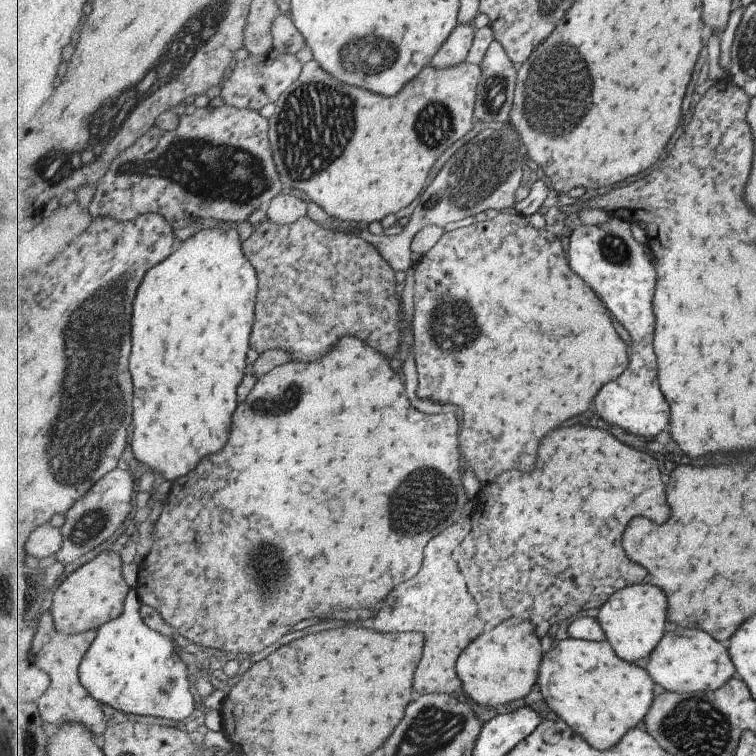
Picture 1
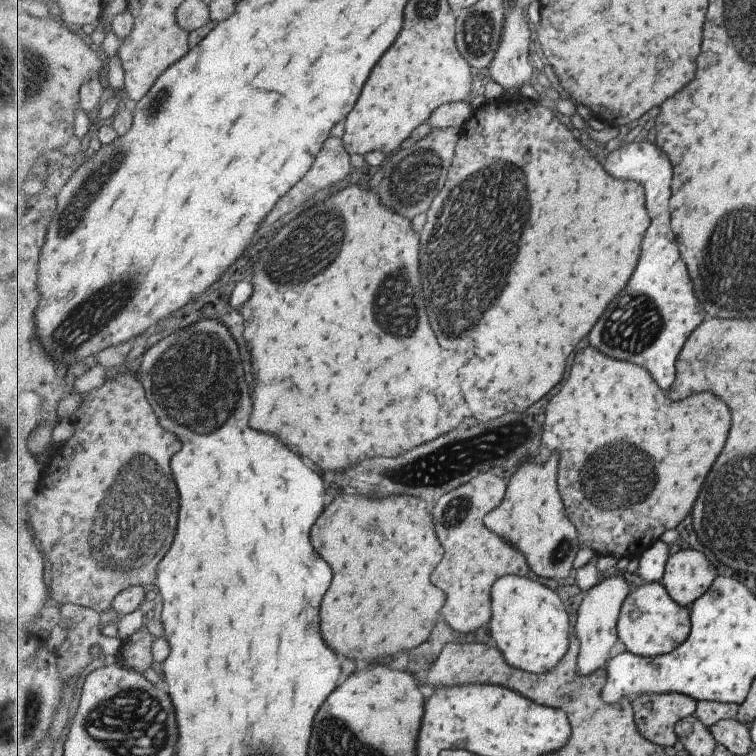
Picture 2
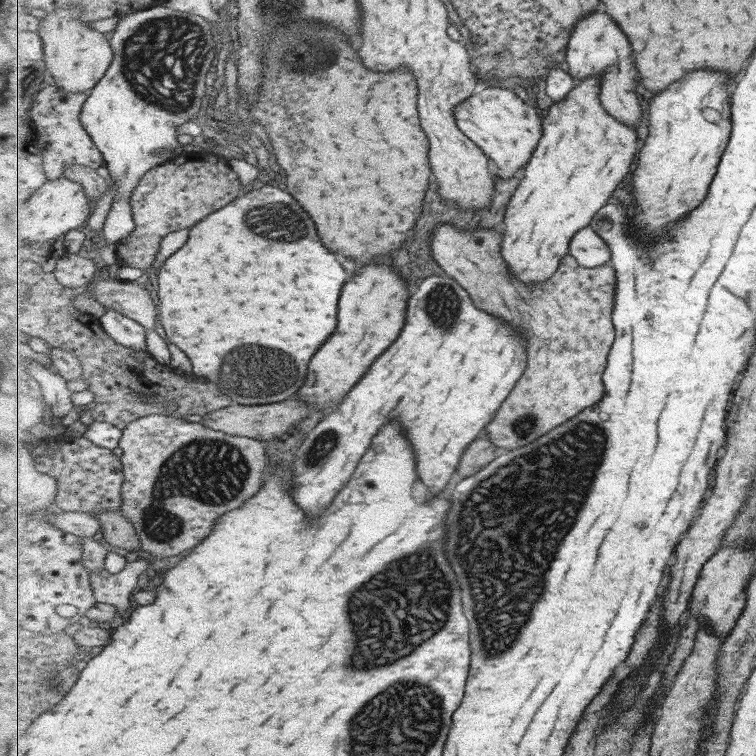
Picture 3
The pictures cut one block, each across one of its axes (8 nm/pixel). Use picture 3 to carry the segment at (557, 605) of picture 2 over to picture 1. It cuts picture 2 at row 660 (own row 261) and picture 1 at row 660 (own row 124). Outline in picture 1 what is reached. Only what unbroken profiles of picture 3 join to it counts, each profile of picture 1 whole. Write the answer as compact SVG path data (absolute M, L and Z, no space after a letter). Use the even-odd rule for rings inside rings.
M567 637L557 647L552 648L543 658L542 671L537 684L542 689L543 697L551 708L575 728L588 744L598 750L611 750L621 742L627 732L636 728L645 720L655 702L655 682L647 670L639 664L625 662L615 654L611 644L604 641L589 641Z

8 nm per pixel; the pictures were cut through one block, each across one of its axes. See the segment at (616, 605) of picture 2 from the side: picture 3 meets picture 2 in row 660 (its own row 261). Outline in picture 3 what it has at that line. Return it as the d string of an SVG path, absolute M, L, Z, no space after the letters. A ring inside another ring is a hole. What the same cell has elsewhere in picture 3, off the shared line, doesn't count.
M592 225L583 228L571 239L570 252L580 265L595 268L609 264L613 255L611 249L602 236Z

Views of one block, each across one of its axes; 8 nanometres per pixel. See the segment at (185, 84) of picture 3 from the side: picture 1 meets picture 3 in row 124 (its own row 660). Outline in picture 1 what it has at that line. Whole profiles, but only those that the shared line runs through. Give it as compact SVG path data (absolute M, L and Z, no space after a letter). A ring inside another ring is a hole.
M137 588L132 589L123 615L98 629L95 642L79 666L81 683L99 703L117 711L185 720L197 706L189 686L187 664L175 652L177 644L173 644L173 638L159 634L145 624L141 603Z

